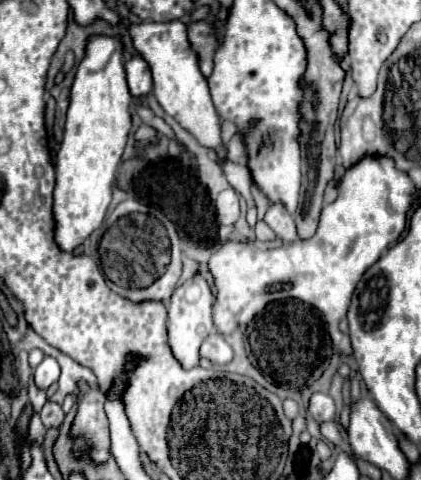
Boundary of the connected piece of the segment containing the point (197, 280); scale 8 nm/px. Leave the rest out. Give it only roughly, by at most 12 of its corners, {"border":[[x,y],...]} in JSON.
{"border":[[201,273],[175,289],[169,347],[185,369],[213,331],[213,293]]}

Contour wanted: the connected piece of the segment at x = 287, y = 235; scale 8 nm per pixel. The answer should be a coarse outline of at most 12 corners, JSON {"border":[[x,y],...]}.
{"border":[[277,203],[265,213],[265,223],[281,241],[295,241],[295,219]]}

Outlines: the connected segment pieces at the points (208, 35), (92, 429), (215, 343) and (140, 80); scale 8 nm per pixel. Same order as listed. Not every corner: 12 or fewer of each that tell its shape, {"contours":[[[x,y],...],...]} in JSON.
{"contours":[[[209,21],[189,25],[191,47],[199,55],[201,73],[213,71],[217,39]],[[81,387],[73,433],[93,445],[93,461],[109,457],[105,393]],[[211,333],[201,345],[201,357],[217,365],[233,359],[223,335]],[[141,55],[125,63],[131,95],[151,91],[151,69]]]}

